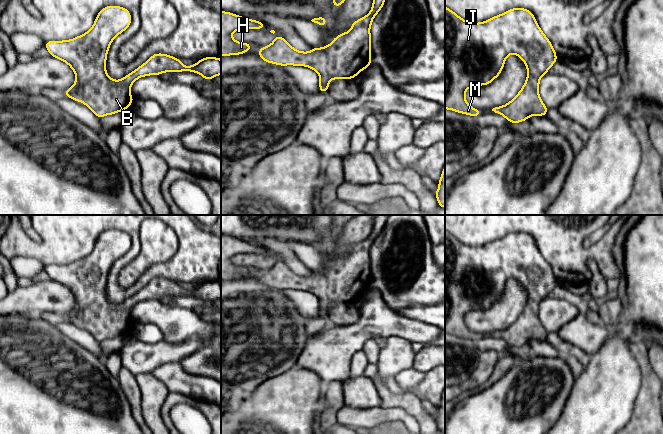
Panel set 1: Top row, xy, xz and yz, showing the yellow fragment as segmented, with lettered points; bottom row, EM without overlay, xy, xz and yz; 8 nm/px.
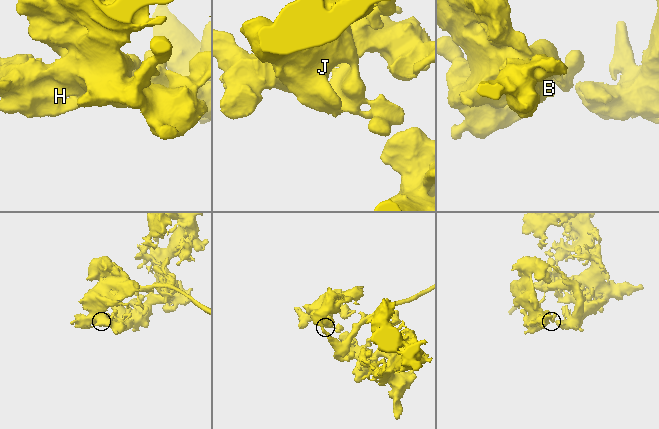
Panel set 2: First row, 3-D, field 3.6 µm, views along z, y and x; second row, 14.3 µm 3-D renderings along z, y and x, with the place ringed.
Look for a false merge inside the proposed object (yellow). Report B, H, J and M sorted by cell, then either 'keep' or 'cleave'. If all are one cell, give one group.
groups B H J M; keep

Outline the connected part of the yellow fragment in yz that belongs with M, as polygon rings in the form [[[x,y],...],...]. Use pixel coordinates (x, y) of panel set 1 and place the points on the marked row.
[[[445,6],[445,109],[471,115],[477,118],[482,111],[472,108],[466,101],[466,90],[473,86],[489,85],[503,70],[508,55],[516,54],[527,66],[527,79],[519,93],[504,106],[492,109],[504,116],[510,123],[521,123],[530,116],[546,116],[548,108],[544,105],[538,91],[541,77],[558,60],[556,52],[545,34],[540,29],[533,13],[525,8],[511,8],[503,14],[484,22],[472,23],[460,18]]]

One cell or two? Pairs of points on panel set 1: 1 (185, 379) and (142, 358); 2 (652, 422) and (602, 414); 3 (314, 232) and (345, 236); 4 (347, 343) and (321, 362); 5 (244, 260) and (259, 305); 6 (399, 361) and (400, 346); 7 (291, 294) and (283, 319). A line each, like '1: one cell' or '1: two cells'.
1: two cells
2: two cells
3: two cells
4: one cell
5: two cells
6: one cell
7: two cells

